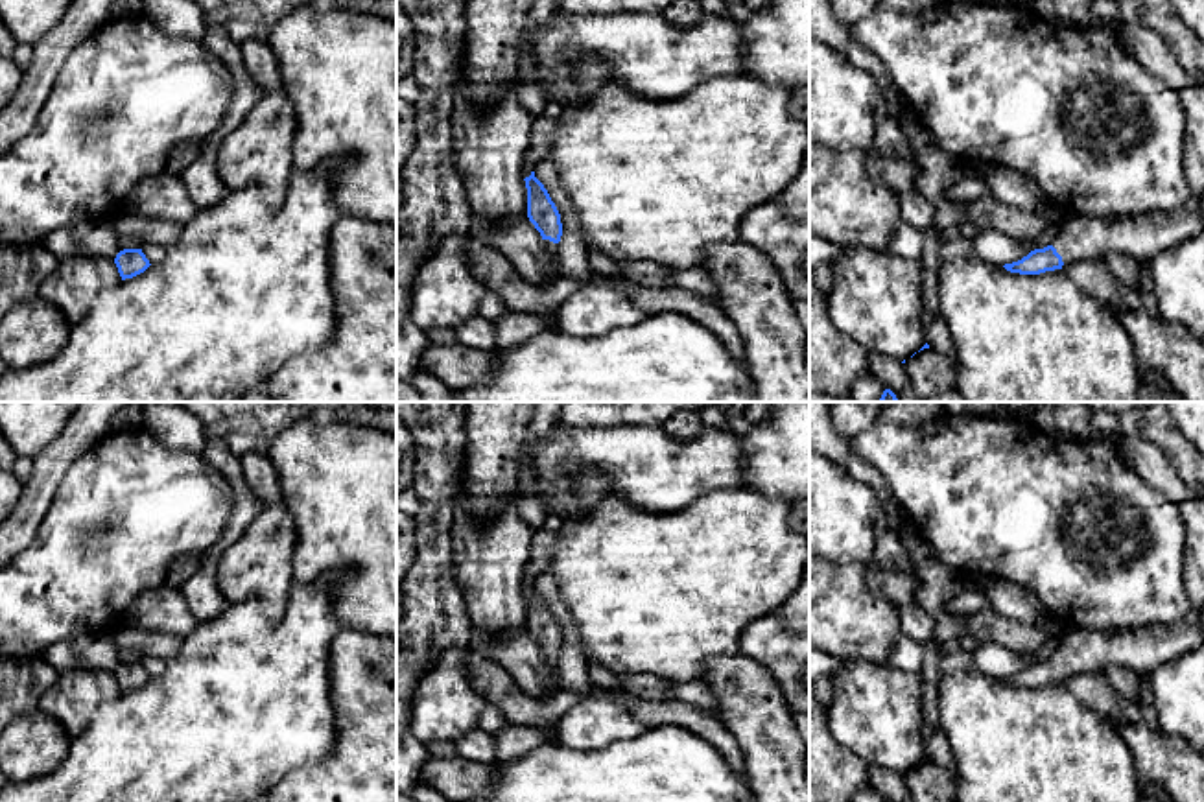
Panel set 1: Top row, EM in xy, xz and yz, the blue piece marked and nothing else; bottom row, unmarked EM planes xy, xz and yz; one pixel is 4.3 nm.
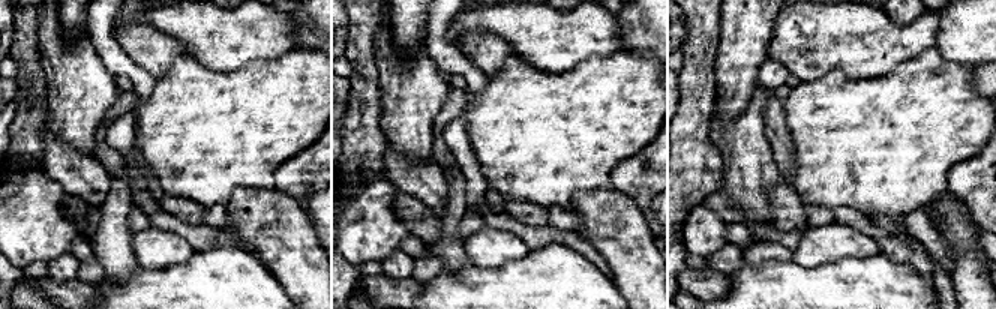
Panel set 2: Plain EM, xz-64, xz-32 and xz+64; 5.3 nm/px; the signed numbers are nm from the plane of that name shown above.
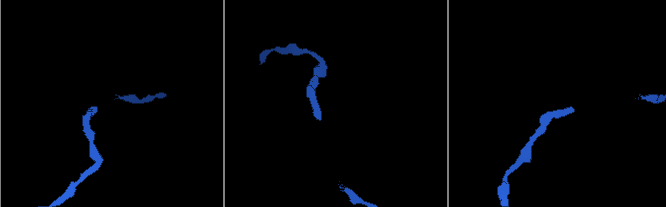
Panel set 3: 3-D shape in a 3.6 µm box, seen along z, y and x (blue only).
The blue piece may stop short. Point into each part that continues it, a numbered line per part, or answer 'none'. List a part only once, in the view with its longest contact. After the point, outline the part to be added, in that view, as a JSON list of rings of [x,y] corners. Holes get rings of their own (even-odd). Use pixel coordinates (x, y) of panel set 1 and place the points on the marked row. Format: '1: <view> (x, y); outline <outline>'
1: yz (1142, 238); outline [[[1160,212],[1128,219],[1068,214],[1058,223],[1053,247],[1064,264],[1121,253],[1138,262],[1151,262],[1169,249],[1204,230],[1200,212]]]

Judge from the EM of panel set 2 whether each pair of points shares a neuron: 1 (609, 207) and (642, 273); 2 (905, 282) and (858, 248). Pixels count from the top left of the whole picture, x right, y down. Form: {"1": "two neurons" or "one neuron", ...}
{"1": "one neuron", "2": "two neurons"}

